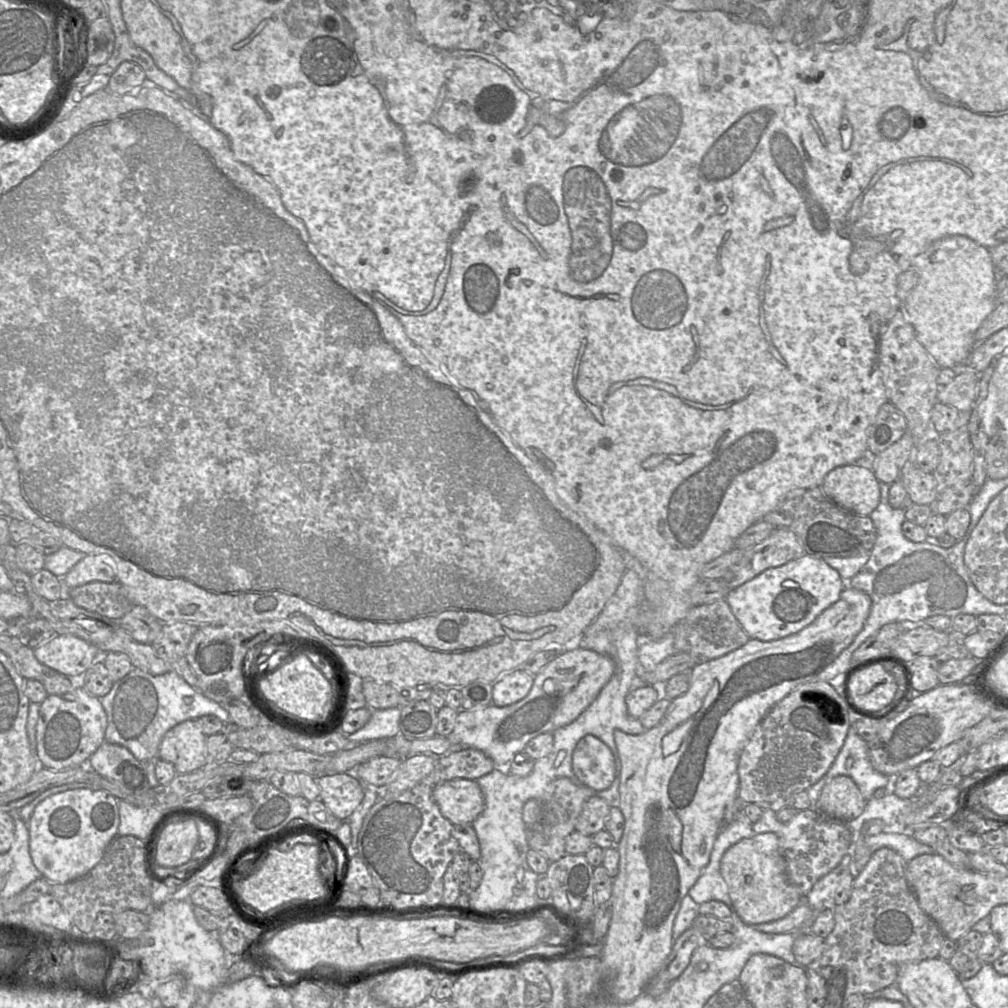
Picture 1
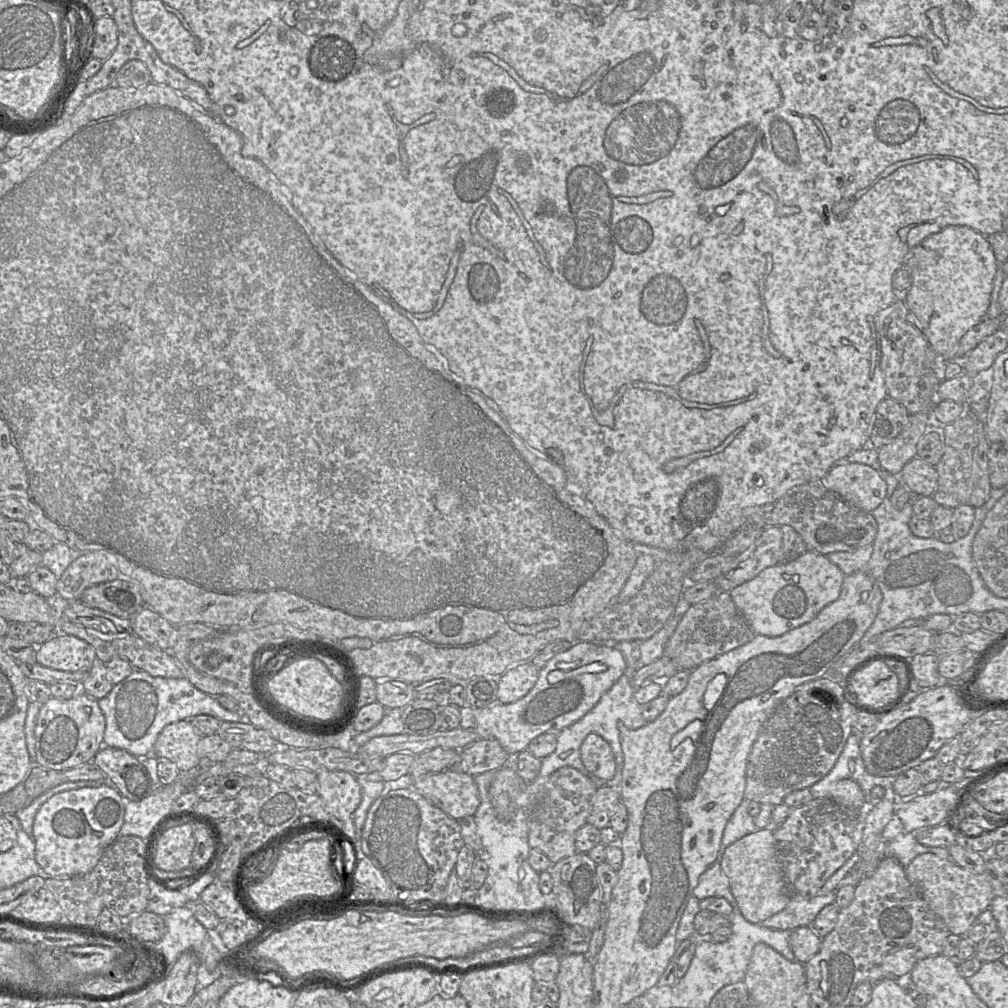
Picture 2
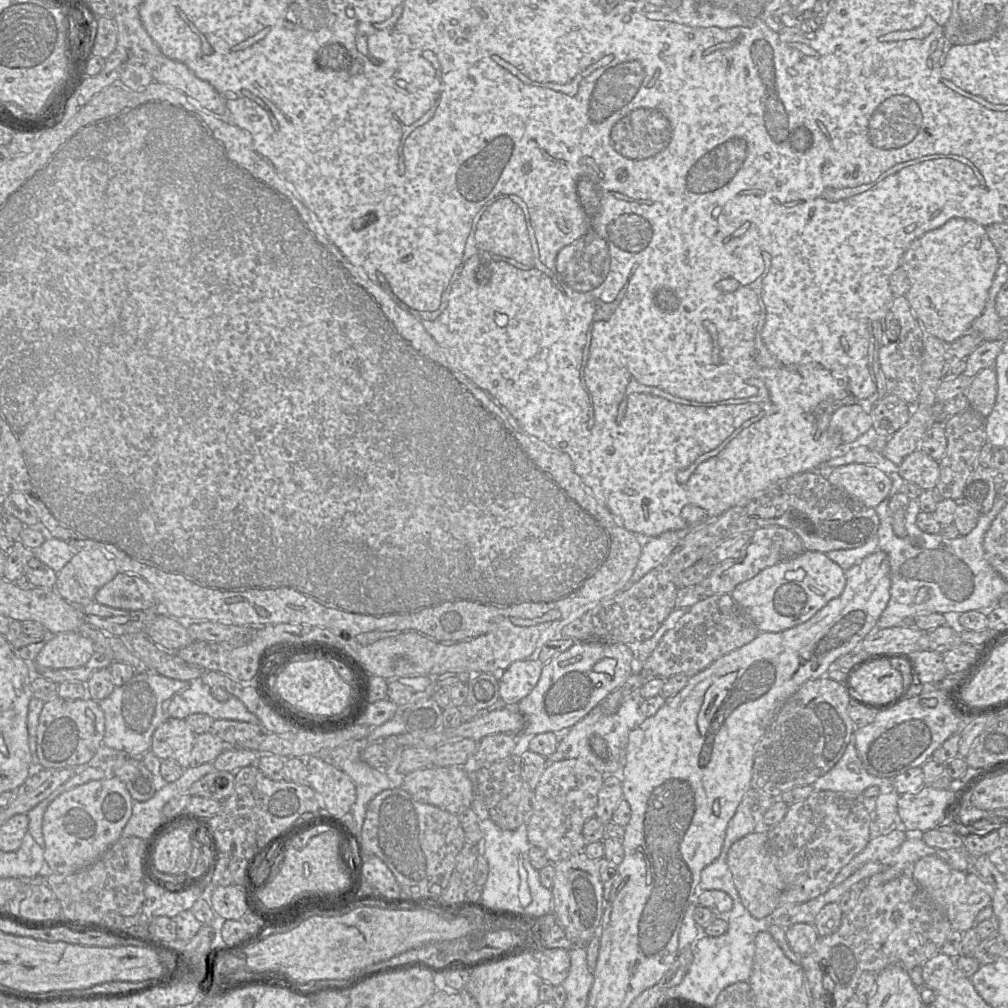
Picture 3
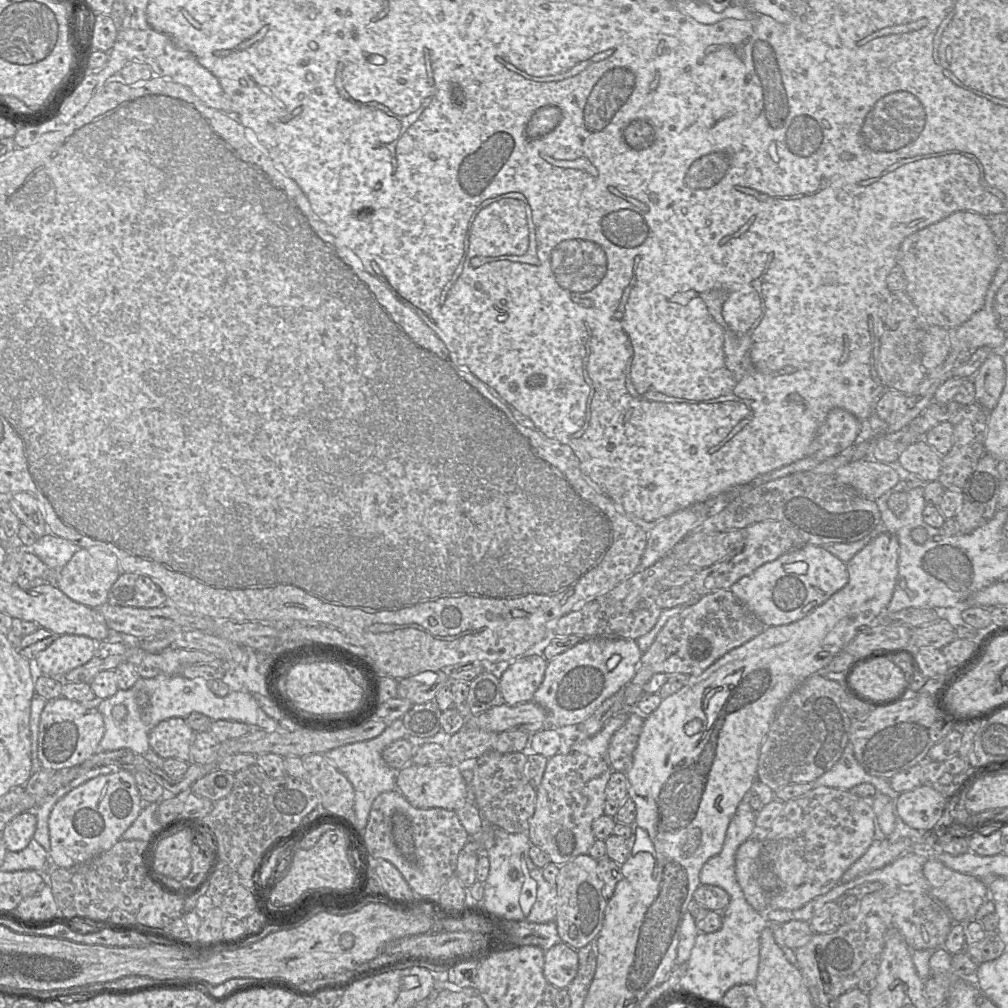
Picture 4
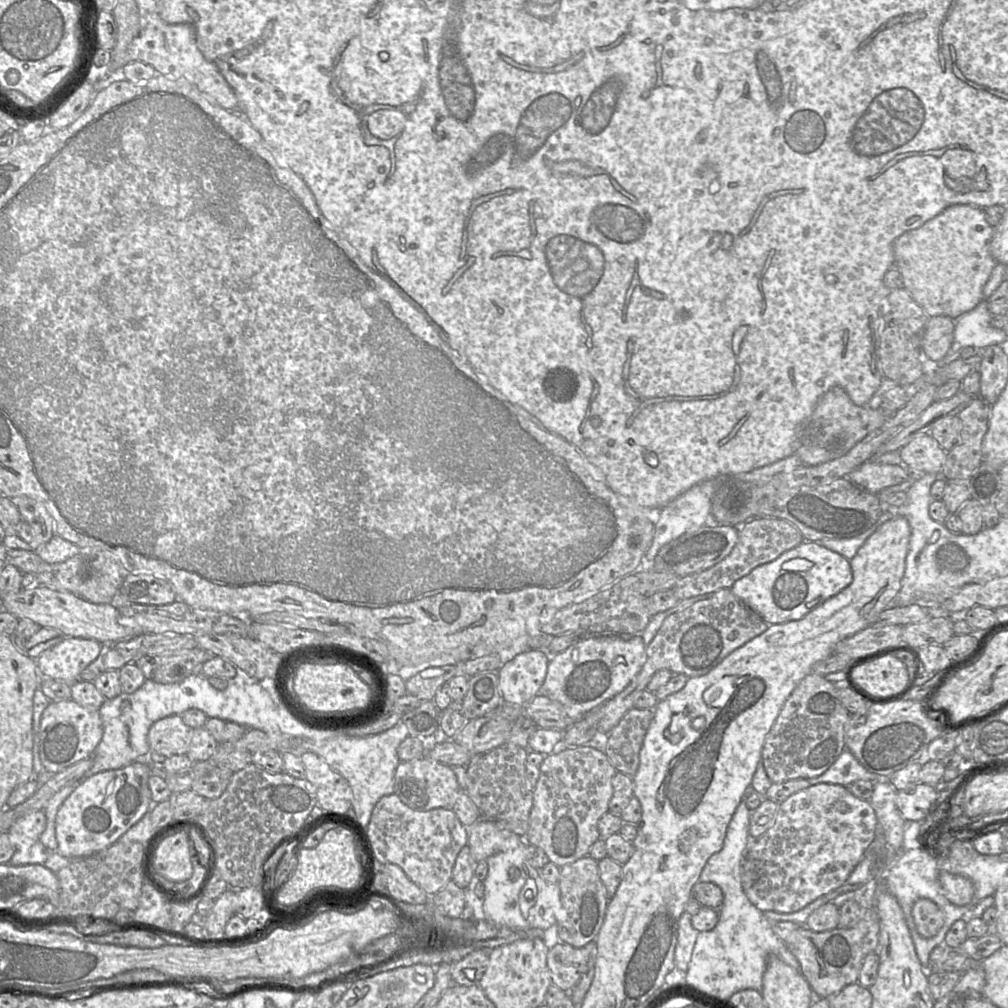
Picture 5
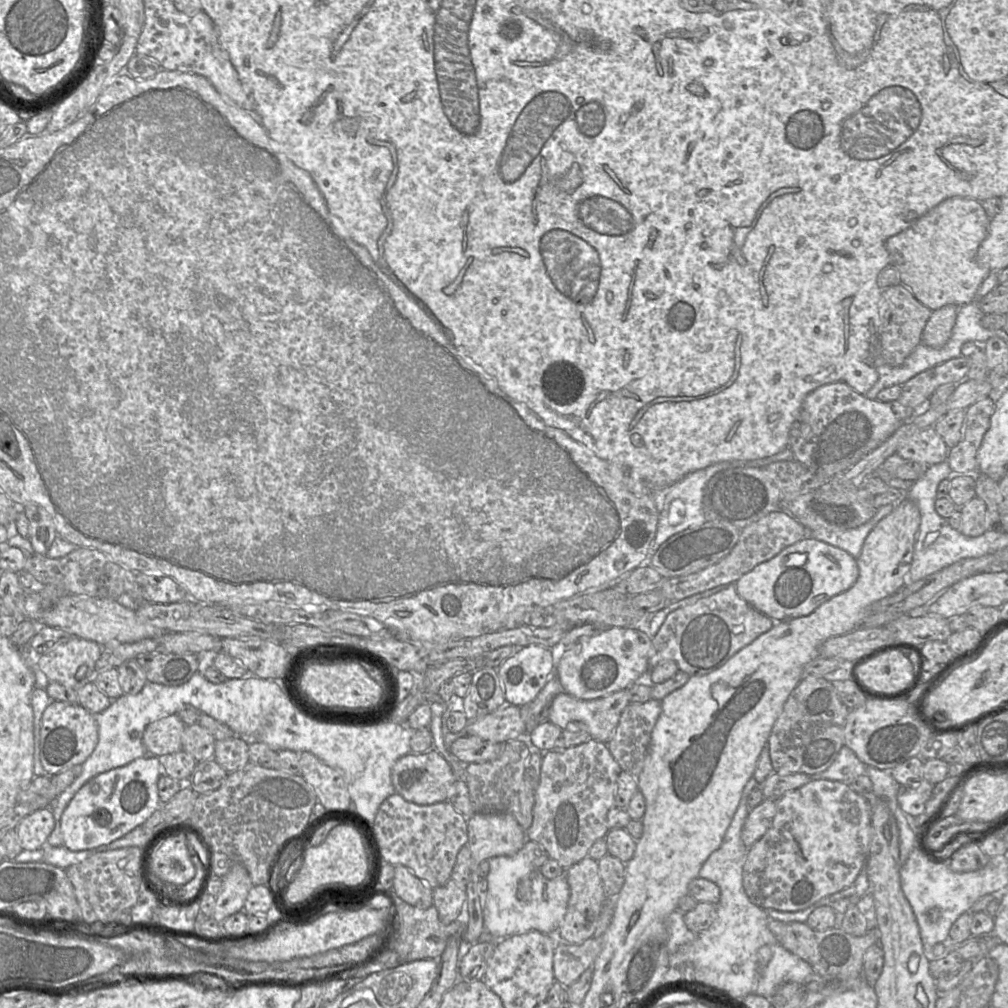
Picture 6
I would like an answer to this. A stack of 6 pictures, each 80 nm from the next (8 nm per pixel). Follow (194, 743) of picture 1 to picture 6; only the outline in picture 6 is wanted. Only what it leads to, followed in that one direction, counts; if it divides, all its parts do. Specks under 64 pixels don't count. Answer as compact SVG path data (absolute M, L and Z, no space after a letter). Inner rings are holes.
M177 714L148 724L142 736L147 755L161 757L183 750L182 735L185 727Z

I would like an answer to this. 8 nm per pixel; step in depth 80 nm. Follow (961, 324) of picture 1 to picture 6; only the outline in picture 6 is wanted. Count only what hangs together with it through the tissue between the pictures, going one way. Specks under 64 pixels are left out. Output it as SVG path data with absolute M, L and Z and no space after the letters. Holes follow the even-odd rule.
M959 196L949 197L917 219L909 228L886 240L890 265L898 270L901 284L930 310L935 311L948 304L966 305L974 299L979 286L991 271L976 258L977 250L988 234L989 221L980 201Z

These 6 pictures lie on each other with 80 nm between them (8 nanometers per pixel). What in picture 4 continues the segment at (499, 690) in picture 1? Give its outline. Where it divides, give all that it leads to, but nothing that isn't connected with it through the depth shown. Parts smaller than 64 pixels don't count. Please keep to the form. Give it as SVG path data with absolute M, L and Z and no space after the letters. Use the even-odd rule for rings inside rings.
M543 655L519 657L512 661L500 677L504 703L514 706L532 701L544 679L547 663Z

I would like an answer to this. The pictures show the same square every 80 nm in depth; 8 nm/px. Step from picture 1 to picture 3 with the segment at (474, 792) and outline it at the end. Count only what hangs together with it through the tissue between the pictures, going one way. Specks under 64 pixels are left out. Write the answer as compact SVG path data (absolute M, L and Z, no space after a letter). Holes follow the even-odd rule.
M463 766L418 769L402 777L402 789L418 801L458 815L472 807L474 785Z

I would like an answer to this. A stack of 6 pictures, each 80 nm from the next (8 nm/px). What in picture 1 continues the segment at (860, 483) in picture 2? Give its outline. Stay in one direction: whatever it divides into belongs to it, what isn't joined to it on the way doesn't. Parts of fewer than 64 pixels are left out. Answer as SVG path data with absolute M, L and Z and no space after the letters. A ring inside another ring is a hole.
M855 464L830 471L821 490L834 503L860 516L869 516L880 500L879 481L873 471Z

